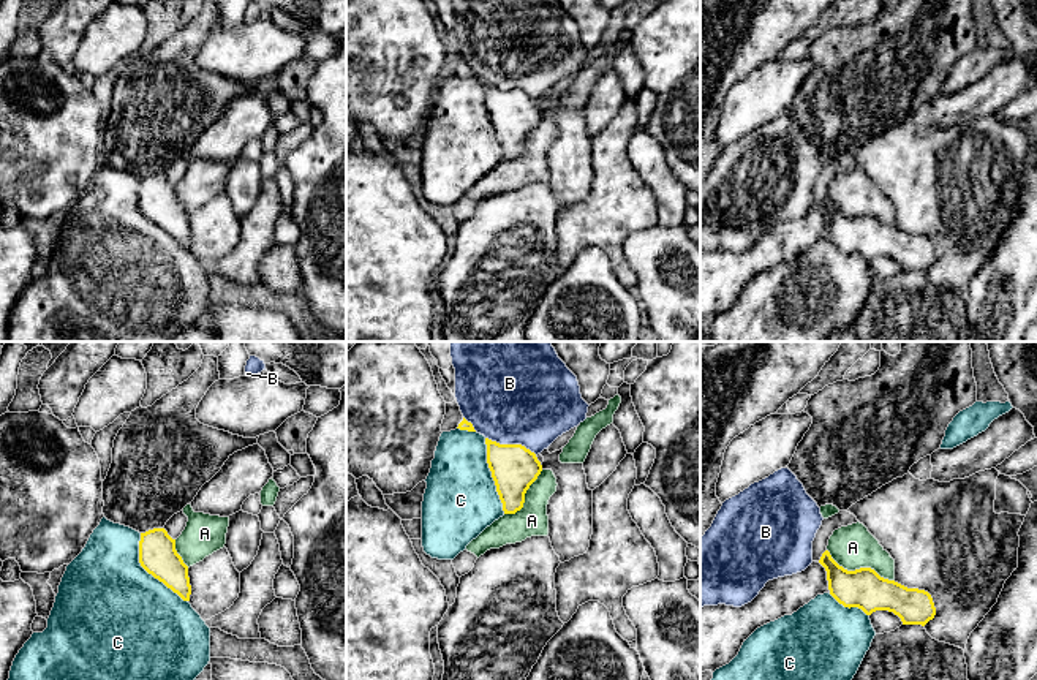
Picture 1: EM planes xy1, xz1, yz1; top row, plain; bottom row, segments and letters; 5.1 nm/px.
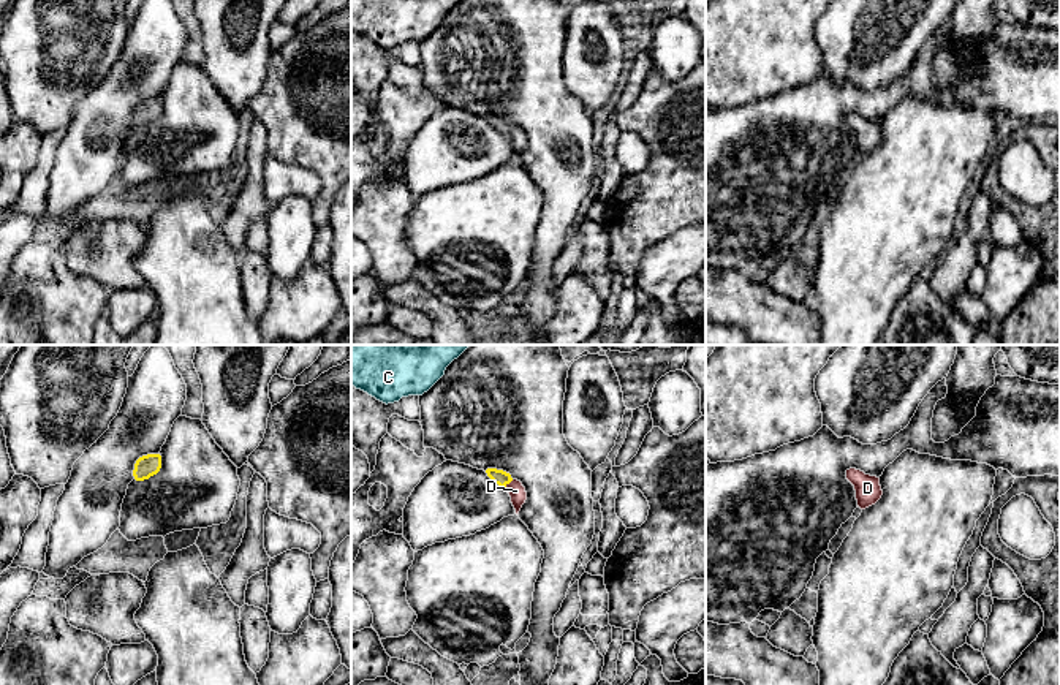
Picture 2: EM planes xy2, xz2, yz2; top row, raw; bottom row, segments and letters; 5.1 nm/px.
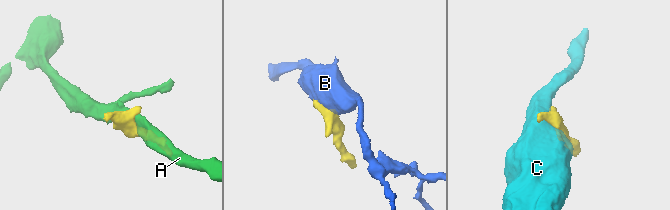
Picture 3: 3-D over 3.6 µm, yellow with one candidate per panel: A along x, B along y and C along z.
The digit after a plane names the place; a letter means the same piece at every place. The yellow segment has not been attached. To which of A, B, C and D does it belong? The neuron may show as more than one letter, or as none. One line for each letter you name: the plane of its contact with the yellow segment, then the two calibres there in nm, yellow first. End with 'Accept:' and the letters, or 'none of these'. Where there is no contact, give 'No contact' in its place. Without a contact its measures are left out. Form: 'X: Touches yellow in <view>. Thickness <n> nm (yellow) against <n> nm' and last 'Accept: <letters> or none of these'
D: Touches yellow in xz2. Thickness 80 nm (yellow) against 90 nm
Accept: D

